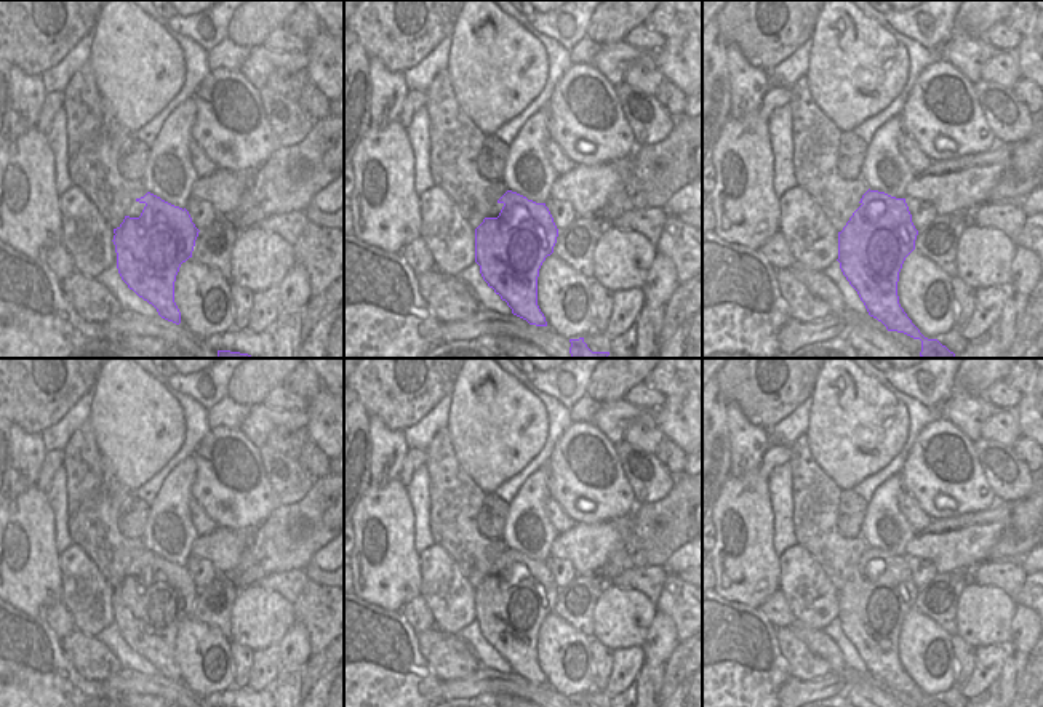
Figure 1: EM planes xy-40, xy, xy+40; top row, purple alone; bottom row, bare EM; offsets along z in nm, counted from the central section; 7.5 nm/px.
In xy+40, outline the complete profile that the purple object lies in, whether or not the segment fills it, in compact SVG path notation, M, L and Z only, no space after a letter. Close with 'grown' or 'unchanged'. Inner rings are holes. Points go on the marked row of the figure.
M867 190L861 206L838 232L838 262L870 317L888 331L921 341L921 358L955 358L937 339L925 338L899 304L897 282L918 230L905 198Z; unchanged

